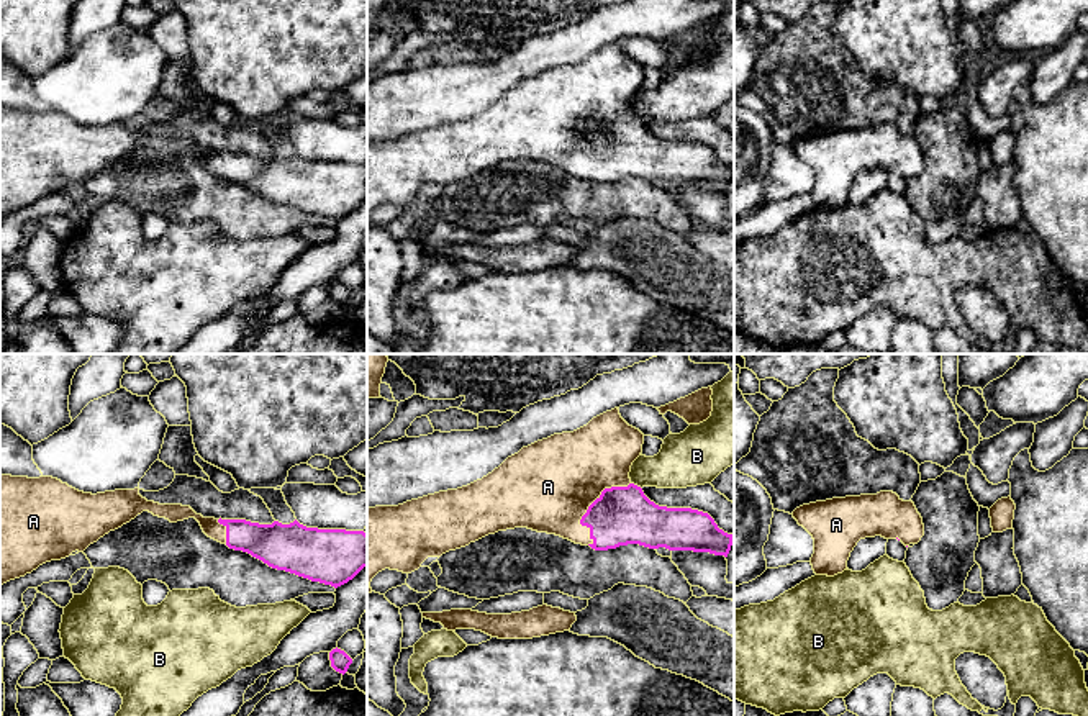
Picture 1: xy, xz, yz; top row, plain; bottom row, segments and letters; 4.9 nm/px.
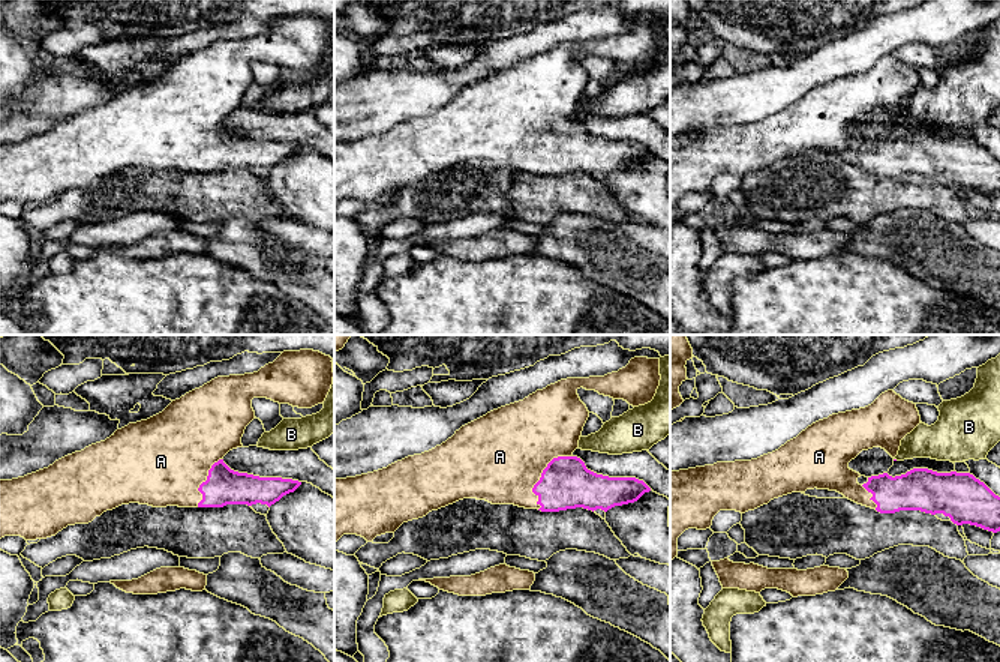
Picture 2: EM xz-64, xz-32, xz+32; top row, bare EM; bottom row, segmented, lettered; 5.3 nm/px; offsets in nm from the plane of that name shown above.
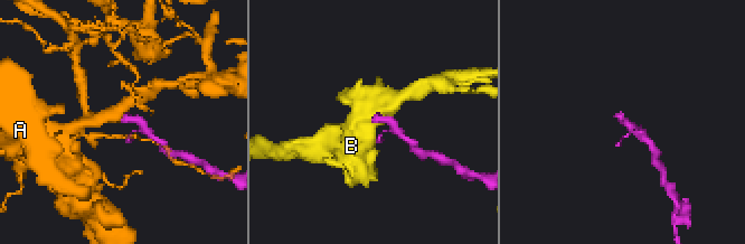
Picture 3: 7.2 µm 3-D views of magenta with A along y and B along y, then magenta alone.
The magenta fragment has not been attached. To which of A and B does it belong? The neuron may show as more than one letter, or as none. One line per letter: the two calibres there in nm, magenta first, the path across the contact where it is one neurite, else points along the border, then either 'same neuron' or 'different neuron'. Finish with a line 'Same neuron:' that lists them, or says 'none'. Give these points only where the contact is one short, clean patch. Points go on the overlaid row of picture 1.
A: 280 nm thick on the magenta side, 440 nm on the other; runs through xz (623, 515), (589, 507), (574, 492), (548, 487); same neuron
B: 280 nm thick on the magenta side, 240 nm on the other; different neuron
Same neuron: A

